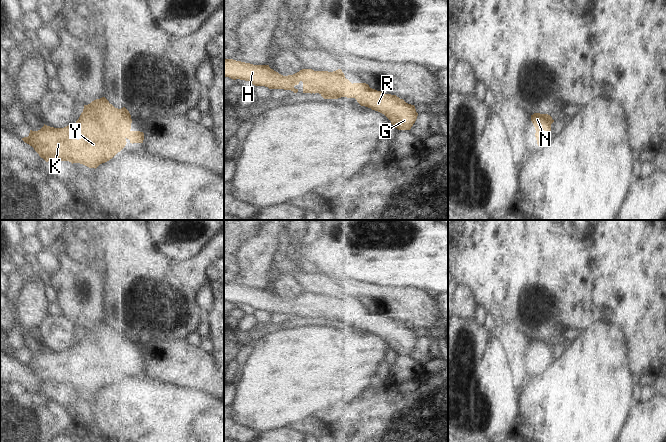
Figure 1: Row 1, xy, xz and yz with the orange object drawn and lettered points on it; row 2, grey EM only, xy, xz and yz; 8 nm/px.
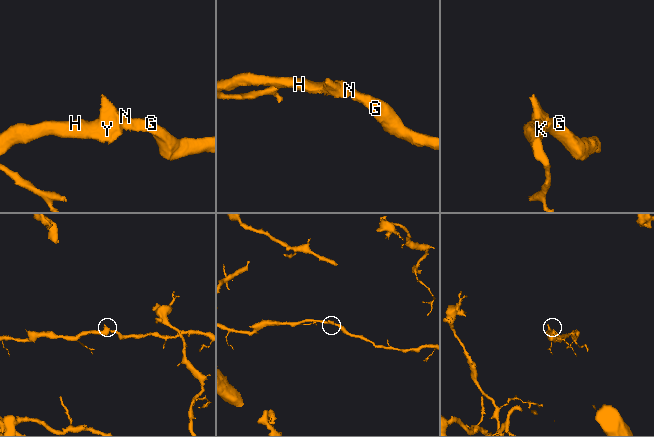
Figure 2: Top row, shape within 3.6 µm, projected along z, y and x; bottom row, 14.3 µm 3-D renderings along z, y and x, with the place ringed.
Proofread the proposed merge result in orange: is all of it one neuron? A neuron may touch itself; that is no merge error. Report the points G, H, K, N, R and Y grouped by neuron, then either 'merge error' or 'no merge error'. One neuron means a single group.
G H K N R Y; no merge error

